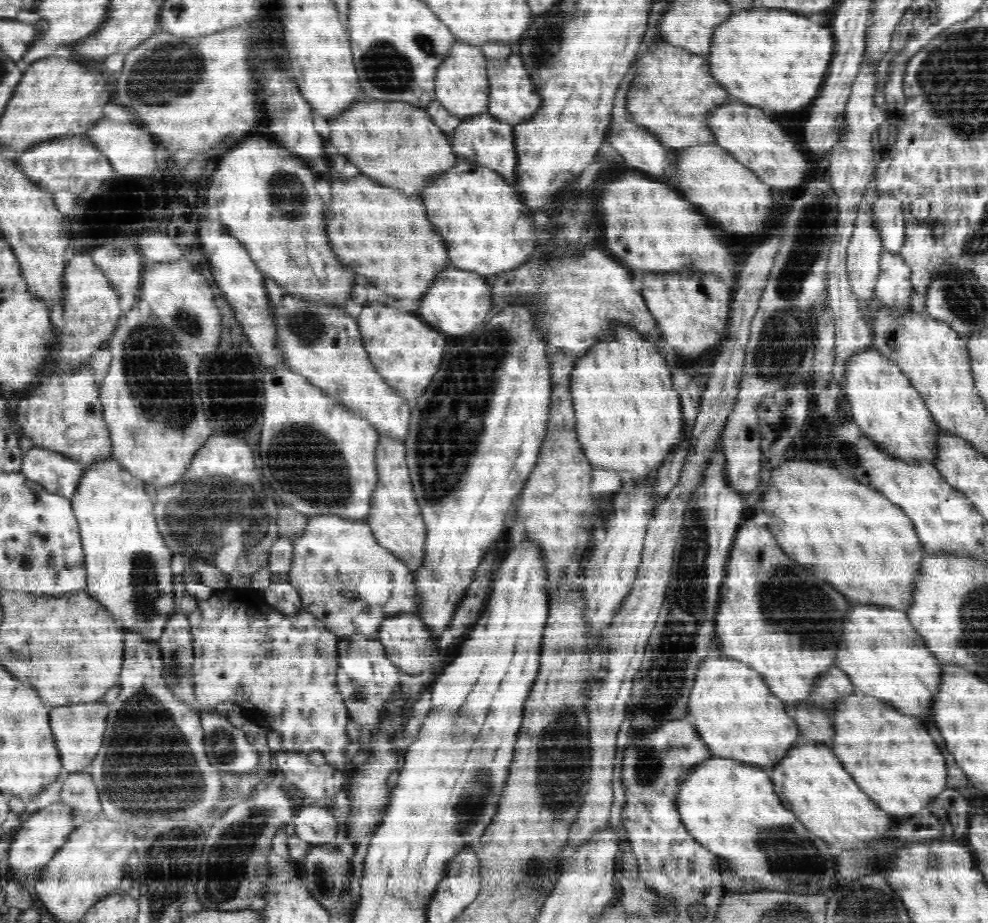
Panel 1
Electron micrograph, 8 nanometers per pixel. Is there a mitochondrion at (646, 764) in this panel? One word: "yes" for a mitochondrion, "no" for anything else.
yes

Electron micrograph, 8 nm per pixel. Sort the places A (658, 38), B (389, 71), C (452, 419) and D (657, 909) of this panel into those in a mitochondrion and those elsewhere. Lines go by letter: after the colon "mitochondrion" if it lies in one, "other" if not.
A: other
B: mitochondrion
C: mitochondrion
D: mitochondrion

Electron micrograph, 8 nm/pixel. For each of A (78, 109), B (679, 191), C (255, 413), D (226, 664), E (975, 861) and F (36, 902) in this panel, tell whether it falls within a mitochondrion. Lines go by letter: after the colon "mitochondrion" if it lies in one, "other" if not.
A: other
B: other
C: mitochondrion
D: other
E: other
F: other

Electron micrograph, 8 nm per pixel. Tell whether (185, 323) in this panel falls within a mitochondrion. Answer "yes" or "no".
yes

